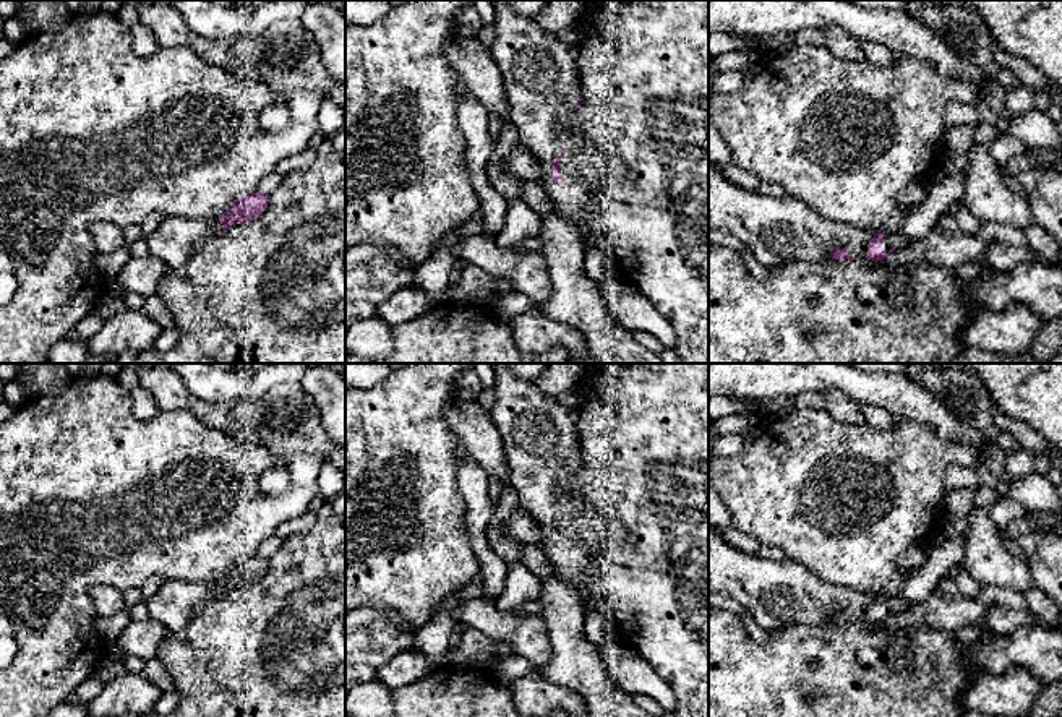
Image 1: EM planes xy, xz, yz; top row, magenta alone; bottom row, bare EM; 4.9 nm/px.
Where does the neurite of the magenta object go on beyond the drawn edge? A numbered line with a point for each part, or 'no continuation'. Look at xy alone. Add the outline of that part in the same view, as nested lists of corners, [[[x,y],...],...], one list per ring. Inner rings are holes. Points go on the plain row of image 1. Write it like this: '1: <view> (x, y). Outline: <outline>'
1: xy (175, 604). Outline: [[[164,581],[146,603],[149,616],[175,633],[185,629],[204,605],[221,594],[219,582]]]

